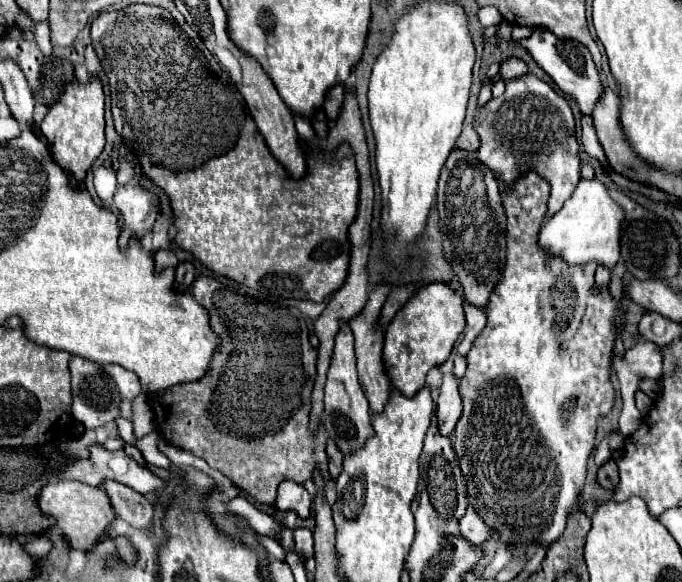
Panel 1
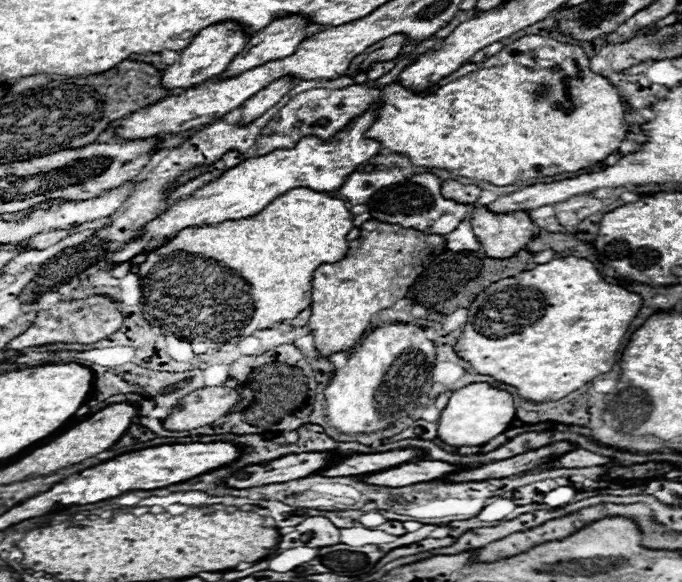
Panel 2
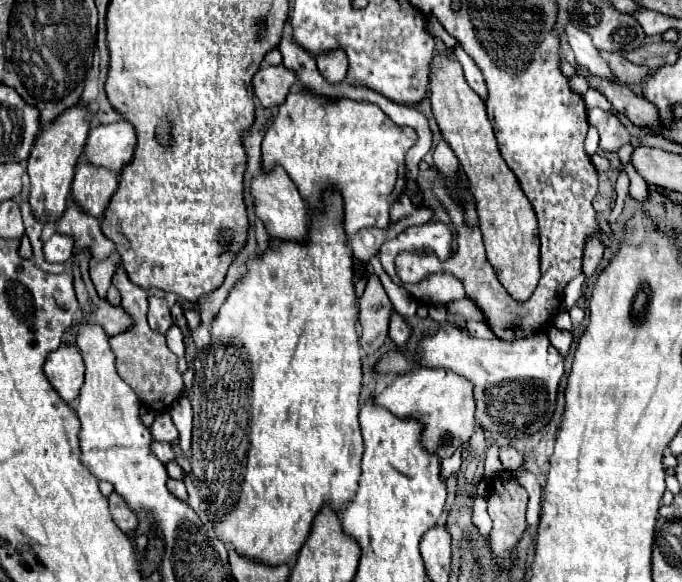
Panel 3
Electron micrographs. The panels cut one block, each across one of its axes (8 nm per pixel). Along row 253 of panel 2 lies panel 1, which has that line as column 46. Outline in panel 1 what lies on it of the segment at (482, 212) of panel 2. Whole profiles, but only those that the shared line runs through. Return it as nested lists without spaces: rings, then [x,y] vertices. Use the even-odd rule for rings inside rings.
[[[58,480],[58,482],[46,484],[38,498],[40,498],[38,500],[40,512],[56,520],[58,528],[62,528],[64,538],[72,548],[90,550],[96,542],[100,542],[106,536],[112,520],[116,518],[116,512],[112,510],[110,500],[100,486],[92,488],[76,480]]]

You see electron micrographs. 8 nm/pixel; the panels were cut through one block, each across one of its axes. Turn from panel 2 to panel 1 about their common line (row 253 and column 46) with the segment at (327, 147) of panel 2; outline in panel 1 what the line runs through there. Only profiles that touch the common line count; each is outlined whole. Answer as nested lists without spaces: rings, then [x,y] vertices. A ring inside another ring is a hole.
[[[92,78],[86,84],[78,84],[74,80],[68,84],[60,100],[48,110],[44,122],[40,124],[40,132],[48,142],[48,150],[54,162],[74,182],[82,182],[94,160],[104,150],[104,92],[100,80]]]

